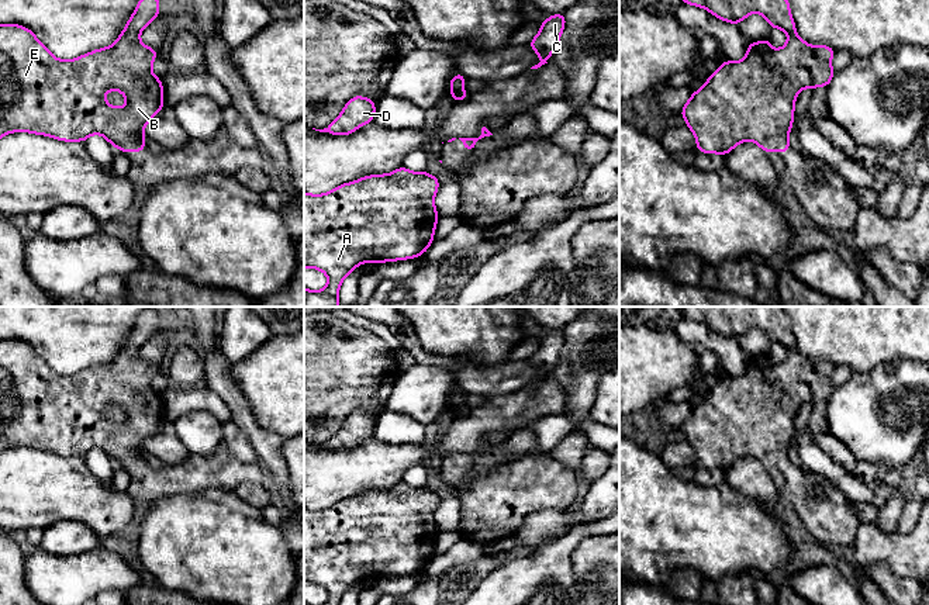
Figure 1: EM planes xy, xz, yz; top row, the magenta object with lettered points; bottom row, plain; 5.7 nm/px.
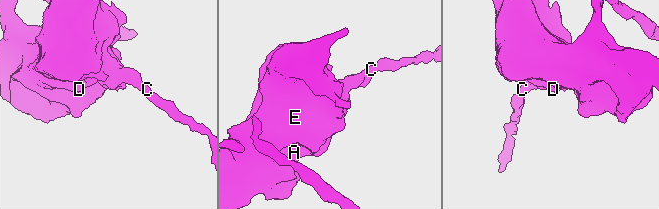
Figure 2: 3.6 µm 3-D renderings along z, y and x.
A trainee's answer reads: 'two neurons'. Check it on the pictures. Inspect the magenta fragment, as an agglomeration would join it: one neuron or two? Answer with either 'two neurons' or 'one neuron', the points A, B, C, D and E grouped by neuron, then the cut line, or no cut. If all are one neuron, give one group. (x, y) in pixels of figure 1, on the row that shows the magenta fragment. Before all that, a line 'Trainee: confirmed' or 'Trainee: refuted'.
Trainee: refuted
one neuron | A B C D E | no cut

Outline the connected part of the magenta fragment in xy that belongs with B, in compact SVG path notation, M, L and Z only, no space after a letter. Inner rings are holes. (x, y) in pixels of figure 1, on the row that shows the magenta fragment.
M139 0L118 39L108 48L101 48L72 60L56 59L35 34L18 24L0 25L0 138L10 132L31 132L48 135L59 141L84 142L90 135L103 135L122 152L148 151L144 145L144 127L165 107L163 86L151 66L158 51L139 41L141 31L159 15L159 0ZM108 90L118 90L127 98L127 106L117 108L104 100Z

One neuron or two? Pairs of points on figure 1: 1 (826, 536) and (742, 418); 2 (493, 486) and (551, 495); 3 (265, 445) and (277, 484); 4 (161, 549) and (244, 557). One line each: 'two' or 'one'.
1: one
2: one
3: one
4: one

